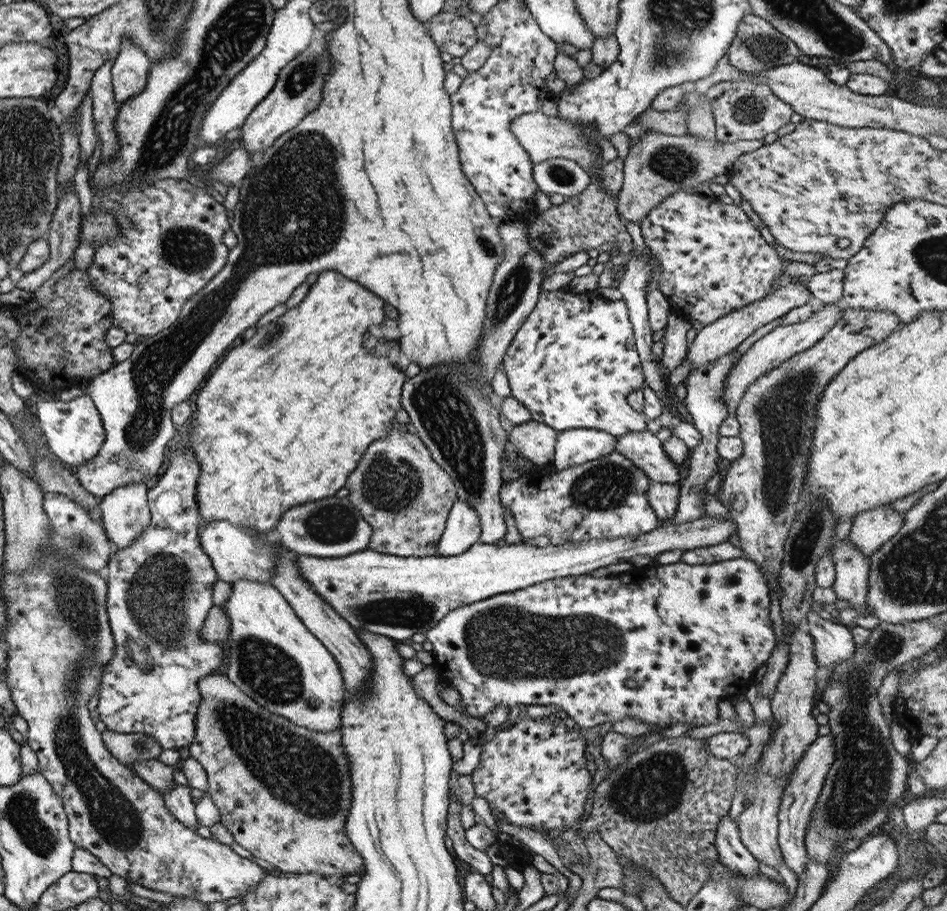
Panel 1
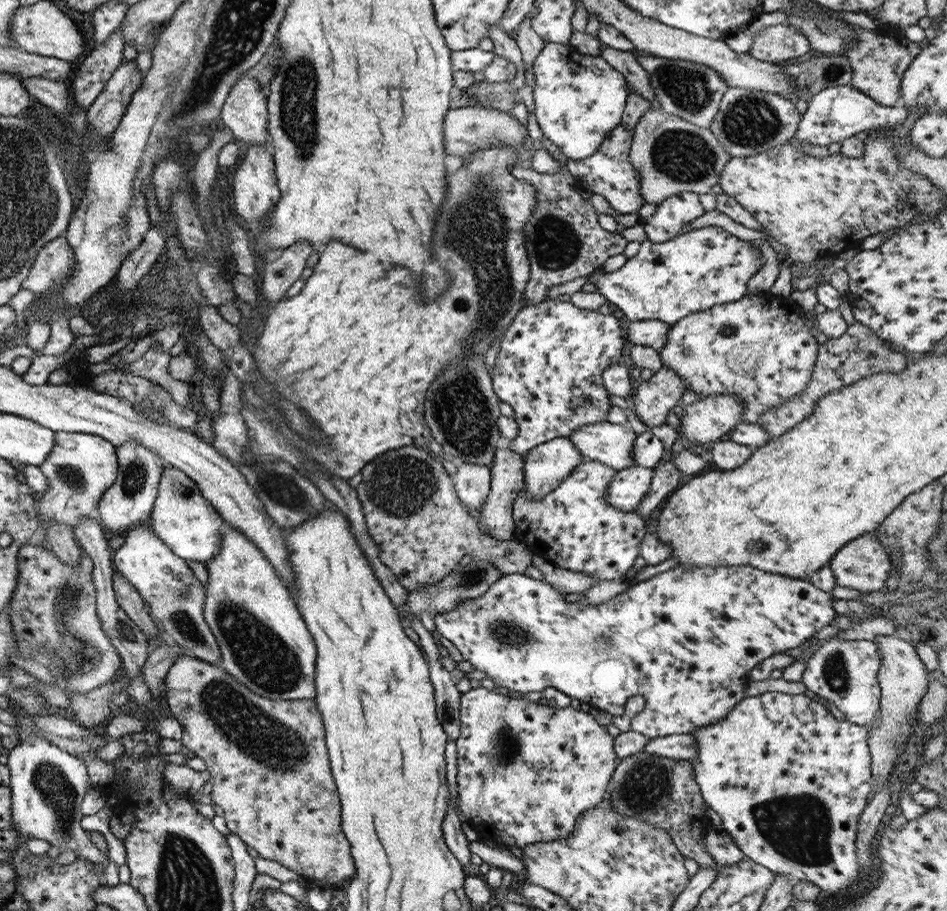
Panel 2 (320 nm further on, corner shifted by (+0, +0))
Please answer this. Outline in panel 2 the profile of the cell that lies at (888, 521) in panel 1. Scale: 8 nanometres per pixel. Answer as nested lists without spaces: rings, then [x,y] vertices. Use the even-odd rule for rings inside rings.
[[[875,532],[867,533],[849,541],[842,546],[829,560],[828,565],[833,573],[835,584],[853,588],[861,592],[877,591],[884,588],[884,582],[892,569],[887,551],[882,548],[875,537]]]

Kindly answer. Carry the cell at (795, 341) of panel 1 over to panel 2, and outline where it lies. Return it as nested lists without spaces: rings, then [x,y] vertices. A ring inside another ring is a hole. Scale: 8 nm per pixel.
[[[710,394],[683,407],[679,430],[676,433],[685,442],[696,442],[696,444],[712,444],[719,441],[723,434],[729,432],[740,422],[742,413],[742,402],[732,394]]]

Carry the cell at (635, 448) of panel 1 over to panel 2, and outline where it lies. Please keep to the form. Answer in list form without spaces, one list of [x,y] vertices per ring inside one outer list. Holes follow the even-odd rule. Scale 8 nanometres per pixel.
[[[601,421],[578,426],[568,439],[585,460],[600,462],[618,471],[635,465],[632,446],[636,436],[628,424]]]

